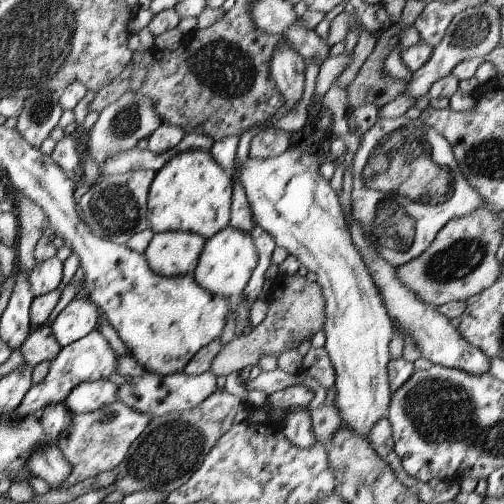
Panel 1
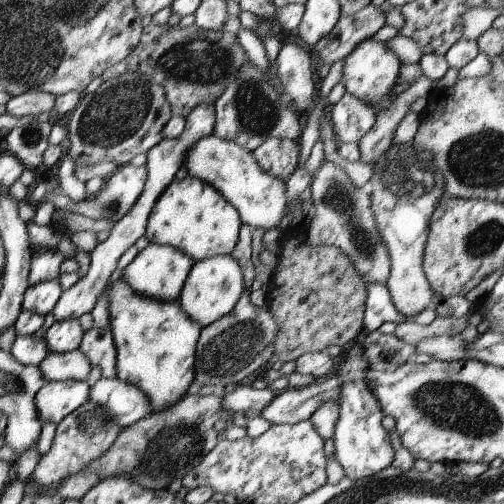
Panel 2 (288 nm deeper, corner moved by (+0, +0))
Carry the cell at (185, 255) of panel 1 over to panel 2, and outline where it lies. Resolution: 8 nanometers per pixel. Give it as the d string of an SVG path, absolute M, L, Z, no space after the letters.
M151 242L141 252L137 252L137 256L125 266L121 278L127 280L127 284L135 294L143 294L145 298L155 298L161 302L179 302L179 294L183 290L183 284L191 268L193 268L193 260L181 250Z

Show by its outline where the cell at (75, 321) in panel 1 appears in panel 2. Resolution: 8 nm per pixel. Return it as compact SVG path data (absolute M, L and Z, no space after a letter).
M67 318L67 320L55 320L53 326L45 330L45 344L49 352L73 352L79 350L81 338L83 338L83 328L79 326L79 320Z

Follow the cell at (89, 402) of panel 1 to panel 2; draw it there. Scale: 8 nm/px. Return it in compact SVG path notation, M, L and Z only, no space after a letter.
M67 380L67 382L49 382L45 384L37 394L35 394L35 410L41 418L41 426L43 422L53 422L57 426L57 422L61 422L67 414L71 414L73 410L77 410L81 404L85 404L89 400L89 384L77 382L77 380Z

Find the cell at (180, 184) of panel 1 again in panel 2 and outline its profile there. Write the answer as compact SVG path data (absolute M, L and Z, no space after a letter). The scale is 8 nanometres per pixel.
M185 176L183 180L173 180L157 198L149 218L145 238L151 244L173 246L187 254L193 264L211 256L231 256L239 238L239 214L231 204L207 182L199 178Z

